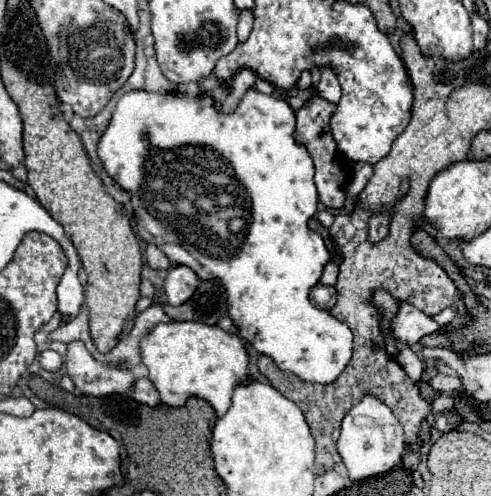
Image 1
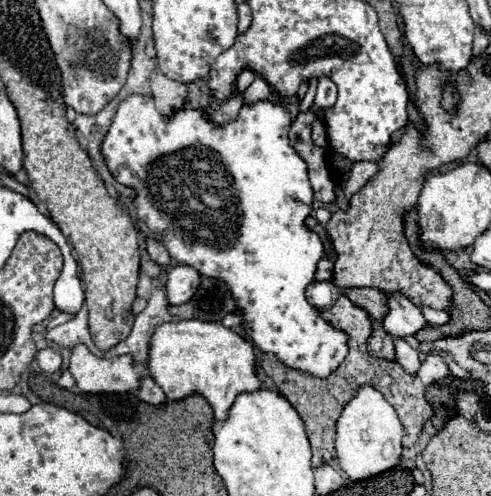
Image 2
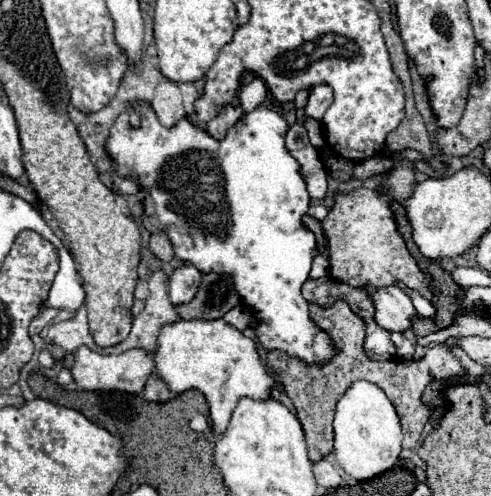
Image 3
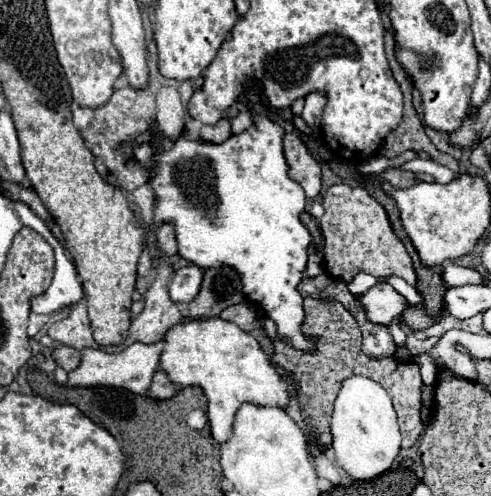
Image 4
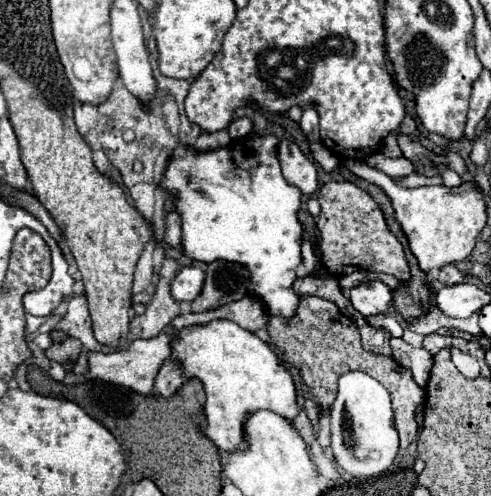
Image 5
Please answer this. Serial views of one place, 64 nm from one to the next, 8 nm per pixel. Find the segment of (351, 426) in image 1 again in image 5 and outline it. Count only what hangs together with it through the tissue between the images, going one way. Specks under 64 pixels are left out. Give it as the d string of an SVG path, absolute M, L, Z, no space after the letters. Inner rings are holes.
M358 370L340 376L338 396L334 400L330 418L332 418L332 452L334 452L334 458L340 468L344 468L348 474L352 474L356 478L372 478L372 476L378 476L390 468L390 464L394 462L394 458L398 454L398 440L400 438L398 438L396 424L394 424L390 394L378 380L374 380L372 376L358 372Z

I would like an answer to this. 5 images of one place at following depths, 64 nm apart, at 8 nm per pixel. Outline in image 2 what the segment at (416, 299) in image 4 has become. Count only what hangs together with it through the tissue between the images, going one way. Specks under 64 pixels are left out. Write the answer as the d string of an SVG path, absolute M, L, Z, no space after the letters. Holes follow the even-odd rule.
M424 306L424 308L422 308L422 314L424 314L424 318L426 318L432 326L442 326L442 324L450 322L450 312L446 312L446 310L434 310L434 308Z

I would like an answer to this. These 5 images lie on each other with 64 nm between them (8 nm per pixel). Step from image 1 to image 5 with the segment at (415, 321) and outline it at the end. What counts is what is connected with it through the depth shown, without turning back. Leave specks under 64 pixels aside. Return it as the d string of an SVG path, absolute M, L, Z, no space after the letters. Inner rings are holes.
M372 282L350 290L350 302L362 316L378 316L390 314L394 306L392 290L382 282Z

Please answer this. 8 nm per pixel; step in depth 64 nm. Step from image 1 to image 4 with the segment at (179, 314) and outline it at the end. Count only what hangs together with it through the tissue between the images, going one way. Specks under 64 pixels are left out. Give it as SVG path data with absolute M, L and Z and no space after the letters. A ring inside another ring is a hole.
M208 268L198 296L190 302L188 316L194 320L216 318L222 310L240 304L242 300L244 294L240 292L240 276L232 268Z

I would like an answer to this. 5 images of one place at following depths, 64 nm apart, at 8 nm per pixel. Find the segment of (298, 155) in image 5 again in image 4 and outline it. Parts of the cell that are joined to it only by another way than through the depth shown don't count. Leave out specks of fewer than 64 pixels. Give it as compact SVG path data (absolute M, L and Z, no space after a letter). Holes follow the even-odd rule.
M292 130L284 136L284 154L292 168L292 178L300 182L308 198L316 198L322 190L322 170L308 152L300 130Z

